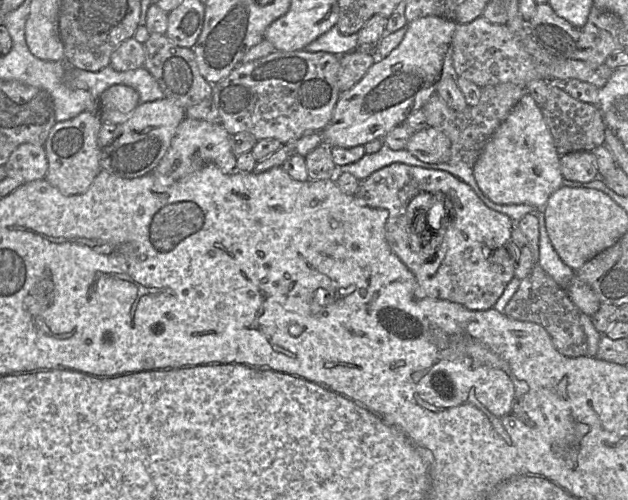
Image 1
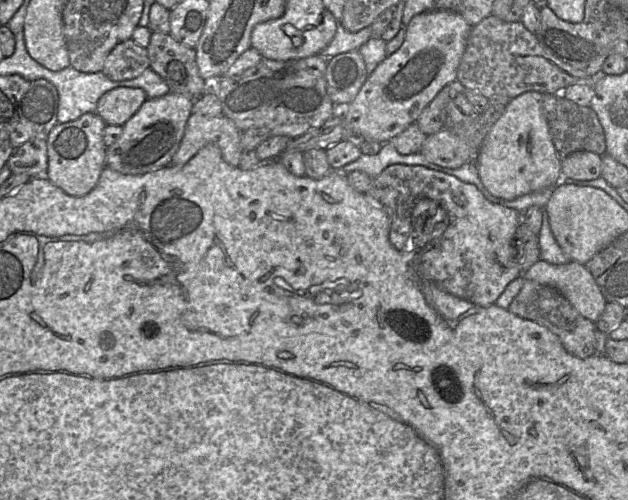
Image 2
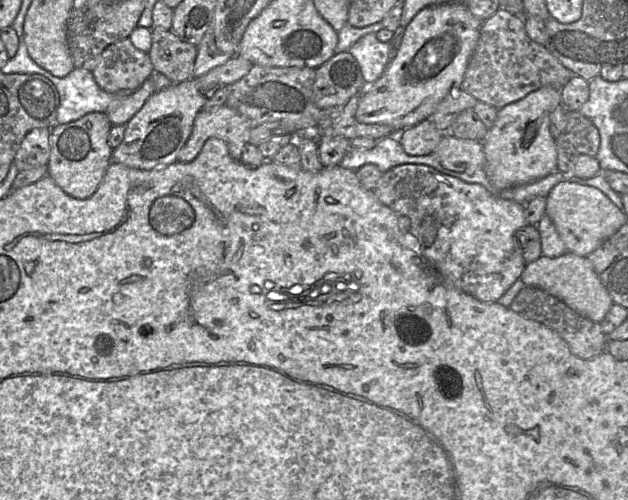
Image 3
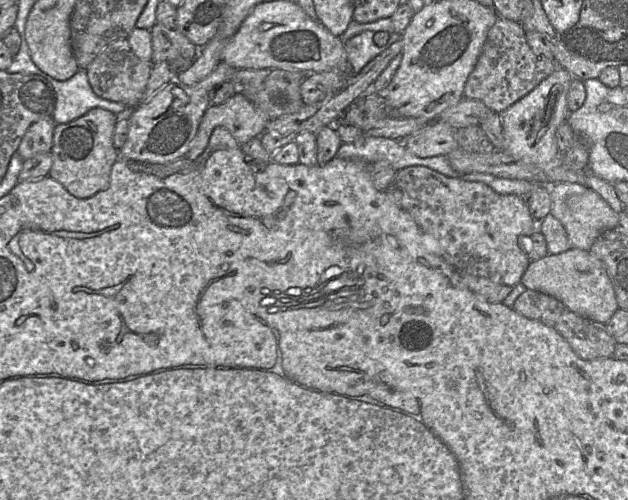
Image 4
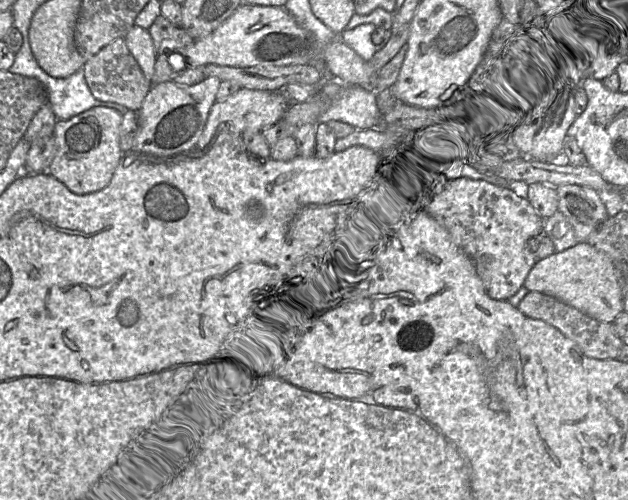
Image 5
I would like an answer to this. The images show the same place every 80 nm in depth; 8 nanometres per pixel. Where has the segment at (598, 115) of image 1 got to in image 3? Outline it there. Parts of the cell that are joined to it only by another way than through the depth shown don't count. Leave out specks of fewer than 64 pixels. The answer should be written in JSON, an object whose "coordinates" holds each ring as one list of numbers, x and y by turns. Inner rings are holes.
{"coordinates":[[567,111,567,126,555,139,557,171,570,174,575,159,580,155,595,157,600,146,596,126,579,111]]}

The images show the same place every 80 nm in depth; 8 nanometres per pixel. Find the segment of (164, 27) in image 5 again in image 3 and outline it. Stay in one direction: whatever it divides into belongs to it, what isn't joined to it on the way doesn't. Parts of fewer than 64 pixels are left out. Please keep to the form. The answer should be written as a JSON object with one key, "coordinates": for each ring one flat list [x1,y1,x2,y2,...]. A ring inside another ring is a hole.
{"coordinates":[[151,29,152,45,148,52,155,72,164,74,172,83,181,83,194,78,194,63,197,47,181,40,172,30]]}

